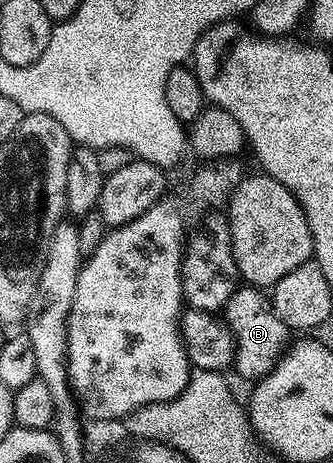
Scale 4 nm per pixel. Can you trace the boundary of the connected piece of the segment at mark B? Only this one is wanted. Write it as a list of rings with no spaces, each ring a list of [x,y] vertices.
[[[249,284],[239,285],[228,300],[224,323],[234,336],[233,369],[238,369],[239,376],[250,378],[249,380],[264,377],[278,363],[292,338],[292,332],[284,324],[284,320],[276,316],[269,297],[261,289]]]

